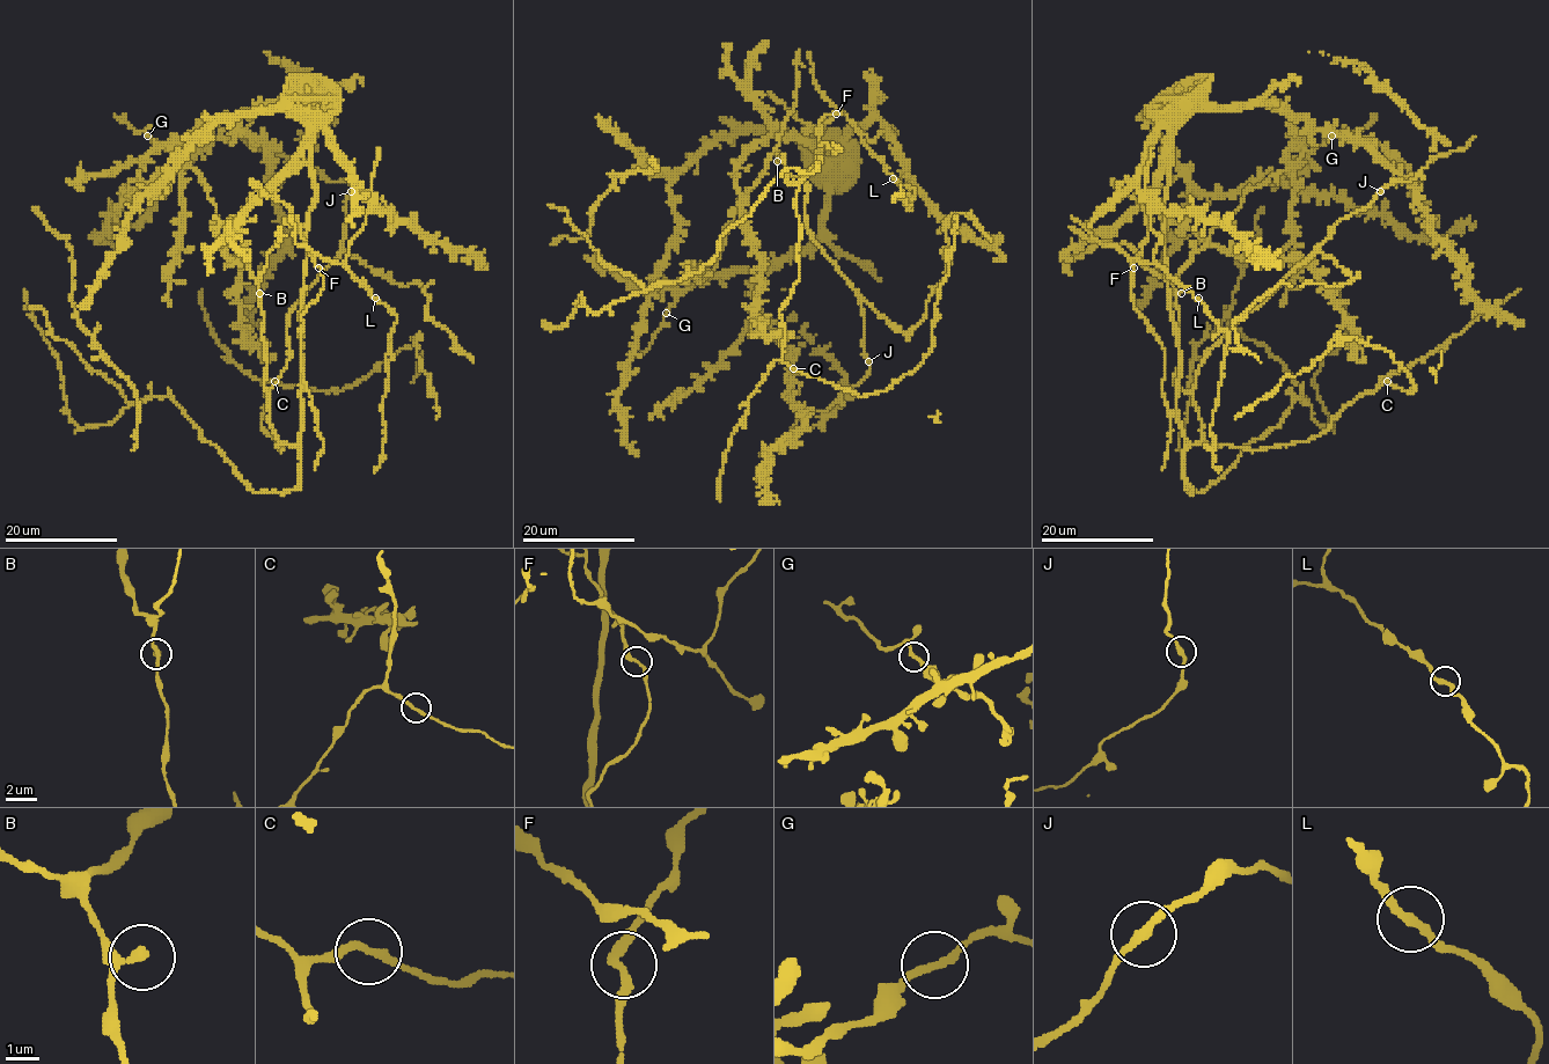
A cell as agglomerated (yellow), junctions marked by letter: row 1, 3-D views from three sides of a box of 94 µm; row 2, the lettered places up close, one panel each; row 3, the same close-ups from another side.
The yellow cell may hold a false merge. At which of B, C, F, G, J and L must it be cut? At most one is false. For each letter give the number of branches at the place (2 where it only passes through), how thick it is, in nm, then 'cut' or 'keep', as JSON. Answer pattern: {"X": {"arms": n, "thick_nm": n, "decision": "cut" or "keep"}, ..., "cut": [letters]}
{"B": {"arms": 2, "thick_nm": 240, "decision": "keep"}, "C": {"arms": 2, "thick_nm": 200, "decision": "keep"}, "F": {"arms": 2, "thick_nm": 240, "decision": "keep"}, "G": {"arms": 2, "thick_nm": 240, "decision": "keep"}, "J": {"arms": 2, "thick_nm": 240, "decision": "keep"}, "L": {"arms": 2, "thick_nm": 240, "decision": "keep"}, "cut": []}

